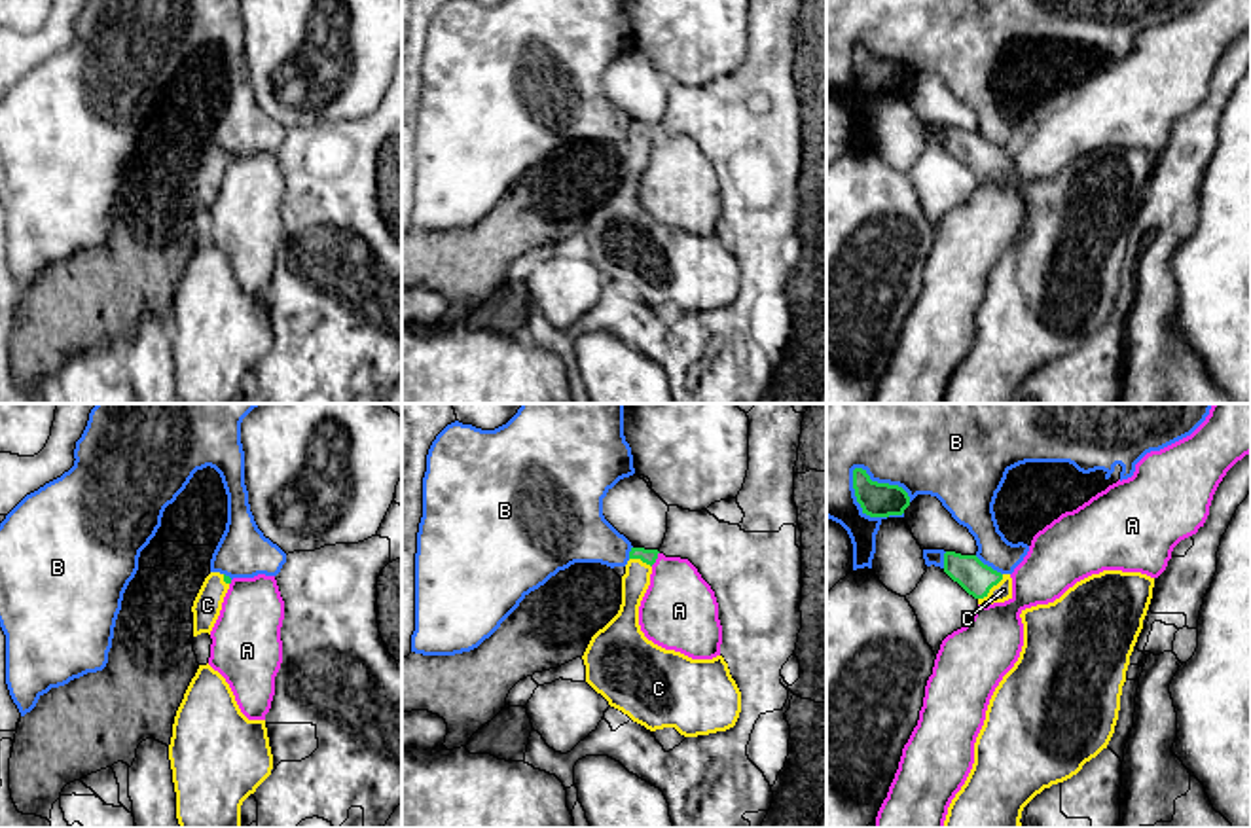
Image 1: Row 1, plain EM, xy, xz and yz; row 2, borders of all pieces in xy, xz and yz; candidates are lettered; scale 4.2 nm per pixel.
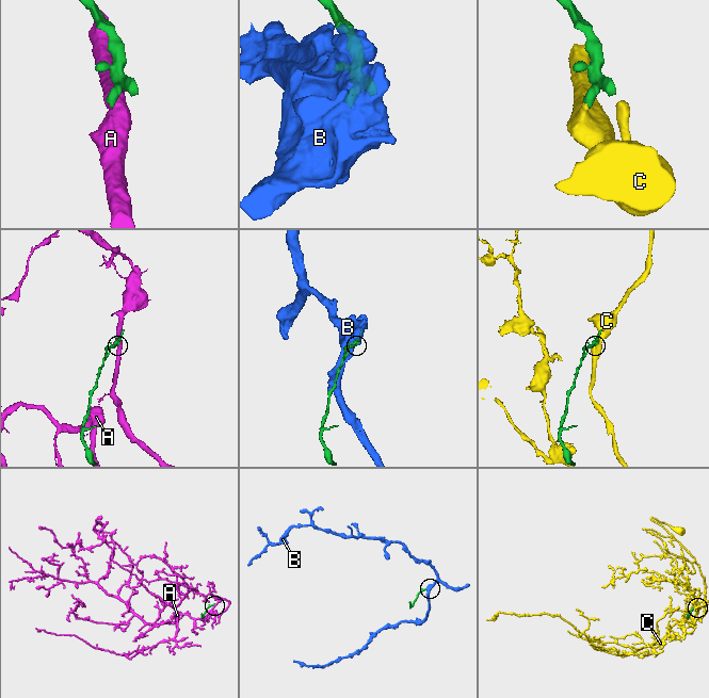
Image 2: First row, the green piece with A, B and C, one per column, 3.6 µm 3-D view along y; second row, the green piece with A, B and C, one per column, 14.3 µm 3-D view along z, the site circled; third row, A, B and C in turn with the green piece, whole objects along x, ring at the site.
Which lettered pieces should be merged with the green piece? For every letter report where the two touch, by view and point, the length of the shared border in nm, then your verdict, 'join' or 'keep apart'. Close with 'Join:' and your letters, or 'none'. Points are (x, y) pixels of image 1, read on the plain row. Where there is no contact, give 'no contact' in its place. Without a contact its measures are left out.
A: meets green in xz at (656, 133); contact 70 nm long; keep apart
B: meets green in yz at (884, 59); contact 300 nm long; keep apart
C: meets green in yz at (992, 162); contact 160 nm long; join
Join: C

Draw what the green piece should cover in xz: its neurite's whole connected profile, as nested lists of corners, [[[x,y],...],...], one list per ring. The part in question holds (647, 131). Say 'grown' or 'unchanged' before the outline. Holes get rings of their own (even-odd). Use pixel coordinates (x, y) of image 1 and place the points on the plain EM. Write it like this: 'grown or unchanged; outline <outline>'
grown; outline [[[631,123],[620,186],[582,231],[586,258],[650,307],[675,303],[684,313],[726,307],[739,294],[741,267],[724,233],[692,235],[654,220],[641,207],[639,182],[658,129]]]

